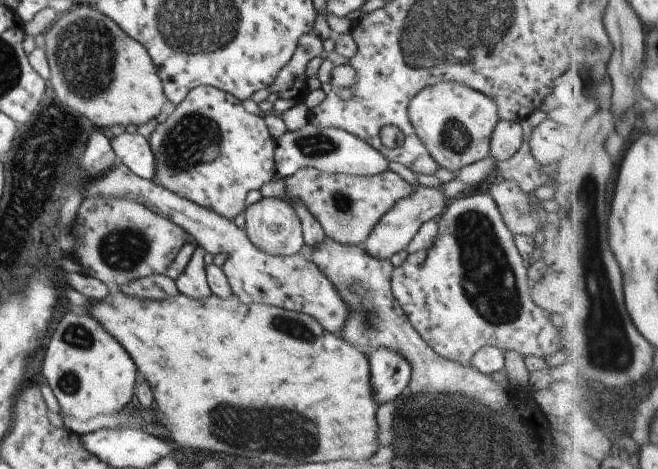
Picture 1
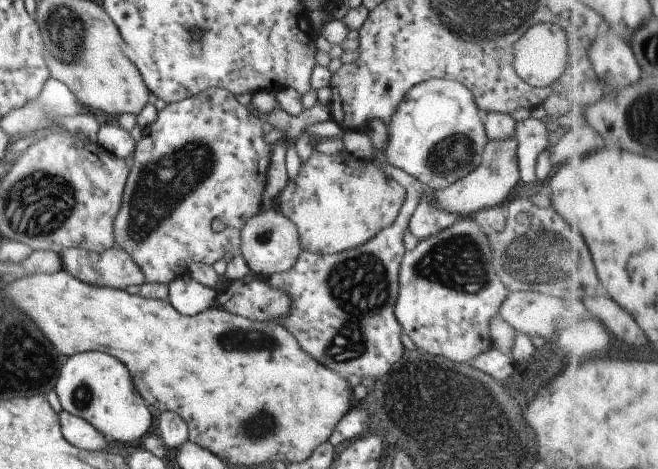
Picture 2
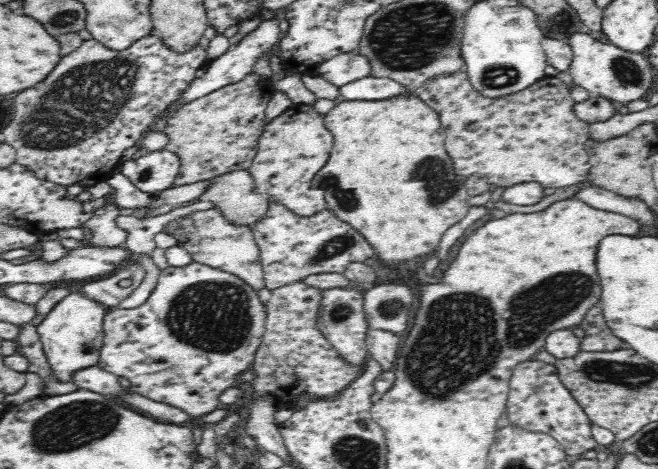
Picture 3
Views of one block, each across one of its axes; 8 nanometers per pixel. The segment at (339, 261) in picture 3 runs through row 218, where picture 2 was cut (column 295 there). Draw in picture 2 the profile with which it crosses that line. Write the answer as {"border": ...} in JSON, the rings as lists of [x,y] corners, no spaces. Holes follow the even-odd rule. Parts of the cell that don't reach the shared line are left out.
{"border":[[[375,157],[371,162],[386,175],[394,178],[406,192],[401,208],[387,228],[367,239],[363,244],[332,255],[300,250],[293,266],[280,273],[272,273],[259,280],[265,280],[270,289],[281,291],[288,298],[288,311],[277,317],[275,322],[281,325],[291,336],[297,338],[297,344],[303,352],[307,352],[313,360],[336,372],[340,377],[359,376],[362,380],[376,379],[383,376],[401,358],[403,346],[399,339],[401,327],[394,317],[396,290],[398,289],[398,270],[405,250],[401,243],[403,231],[408,228],[410,214],[416,207],[421,184],[401,169],[383,162],[378,163]]]}

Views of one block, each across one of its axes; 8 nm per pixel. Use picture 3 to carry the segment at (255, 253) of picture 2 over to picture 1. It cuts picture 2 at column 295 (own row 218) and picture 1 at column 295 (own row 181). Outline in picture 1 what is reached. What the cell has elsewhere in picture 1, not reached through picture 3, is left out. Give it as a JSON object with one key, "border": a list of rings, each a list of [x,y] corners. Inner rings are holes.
{"border":[[[261,197],[259,202],[255,202],[246,208],[244,231],[249,242],[265,254],[285,256],[301,252],[303,249],[303,232],[299,218],[287,201],[277,197]]]}

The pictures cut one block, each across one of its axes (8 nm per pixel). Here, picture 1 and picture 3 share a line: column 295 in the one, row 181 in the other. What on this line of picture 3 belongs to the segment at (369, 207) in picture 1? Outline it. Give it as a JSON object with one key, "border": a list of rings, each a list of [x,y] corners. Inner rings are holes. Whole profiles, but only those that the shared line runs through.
{"border":[[[250,72],[248,76],[234,84],[223,86],[194,102],[182,106],[172,114],[164,133],[170,141],[165,150],[176,154],[181,168],[169,188],[178,188],[186,184],[217,177],[237,171],[249,171],[259,150],[259,139],[264,133],[266,124],[266,108],[275,88],[273,82],[266,77],[259,77]]]}

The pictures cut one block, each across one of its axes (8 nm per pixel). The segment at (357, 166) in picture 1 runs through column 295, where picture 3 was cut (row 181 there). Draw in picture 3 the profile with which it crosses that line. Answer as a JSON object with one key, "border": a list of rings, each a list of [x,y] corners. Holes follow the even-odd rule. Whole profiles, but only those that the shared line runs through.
{"border":[[[162,149],[124,162],[122,174],[140,192],[158,194],[169,188],[180,168],[181,163],[176,154]]]}

